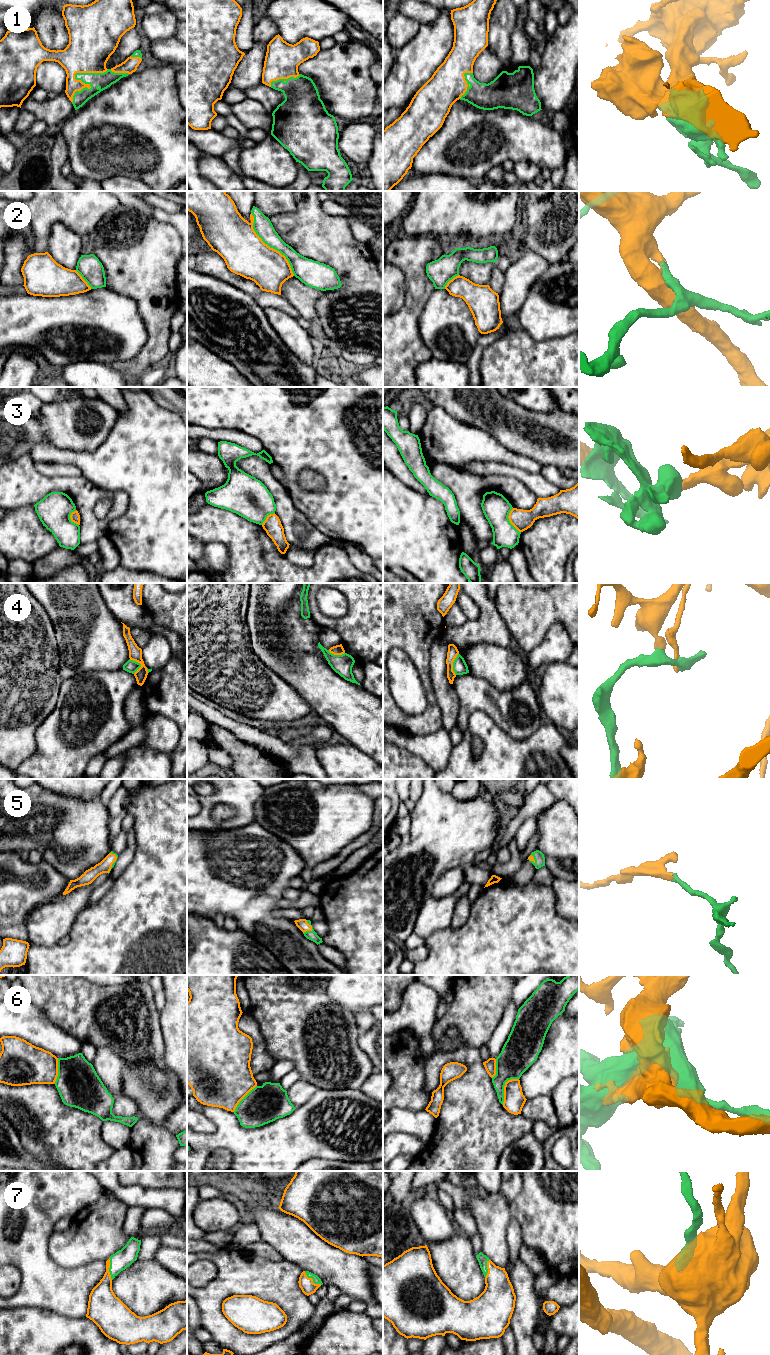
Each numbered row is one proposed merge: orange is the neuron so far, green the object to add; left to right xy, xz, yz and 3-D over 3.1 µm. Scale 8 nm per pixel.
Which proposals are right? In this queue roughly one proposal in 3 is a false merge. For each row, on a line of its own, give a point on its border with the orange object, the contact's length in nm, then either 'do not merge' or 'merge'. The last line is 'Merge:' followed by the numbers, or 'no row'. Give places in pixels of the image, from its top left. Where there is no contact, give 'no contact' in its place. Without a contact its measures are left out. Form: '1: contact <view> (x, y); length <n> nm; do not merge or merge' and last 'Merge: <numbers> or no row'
1: contact xy (77, 80); length 400 nm; merge
2: contact xz (268, 246); length 600 nm; merge
3: contact yz (509, 520); length 220 nm; do not merge
4: contact yz (452, 664); length 180 nm; do not merge
5: contact xz (311, 929); length 120 nm; merge
6: contact yz (504, 1087); length 260 nm; merge
7: contact xz (312, 1279); length 180 nm; merge
Merge: 1, 2, 5, 6, 7

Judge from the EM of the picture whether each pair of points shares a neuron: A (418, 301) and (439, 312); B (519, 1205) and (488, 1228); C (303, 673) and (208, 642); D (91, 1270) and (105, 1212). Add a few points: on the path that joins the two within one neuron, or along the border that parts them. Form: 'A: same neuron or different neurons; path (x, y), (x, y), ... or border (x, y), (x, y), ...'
A: different neurons; border (435, 289), (419, 316), (418, 327)
B: different neurons; border (509, 1205), (509, 1213), (511, 1215)
C: different neurons; border (250, 637), (252, 650), (277, 674)
D: different neurons; border (105, 1262), (90, 1262), (70, 1268)

